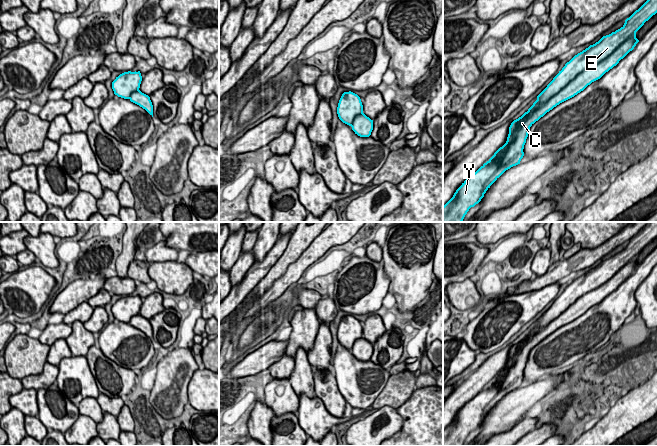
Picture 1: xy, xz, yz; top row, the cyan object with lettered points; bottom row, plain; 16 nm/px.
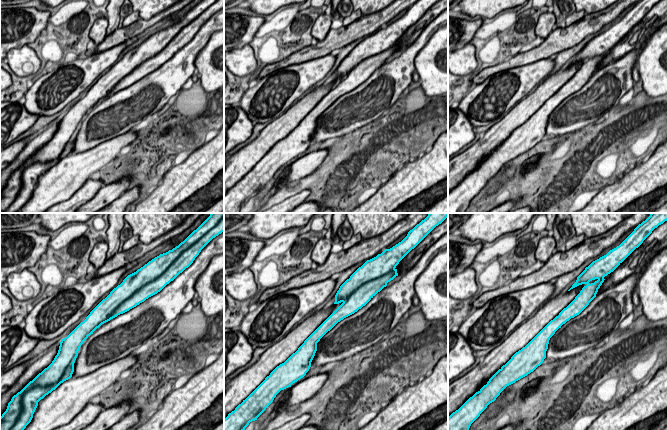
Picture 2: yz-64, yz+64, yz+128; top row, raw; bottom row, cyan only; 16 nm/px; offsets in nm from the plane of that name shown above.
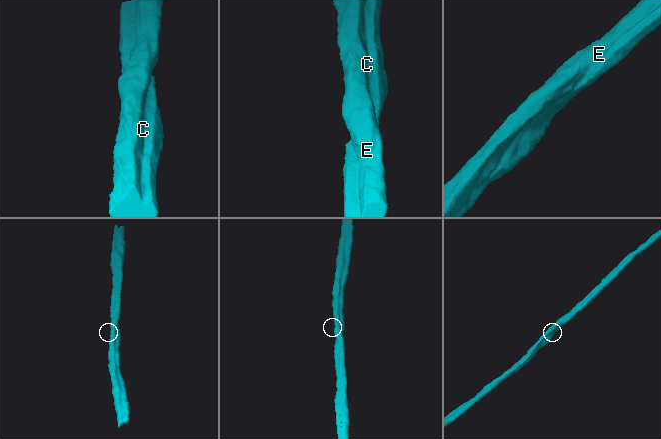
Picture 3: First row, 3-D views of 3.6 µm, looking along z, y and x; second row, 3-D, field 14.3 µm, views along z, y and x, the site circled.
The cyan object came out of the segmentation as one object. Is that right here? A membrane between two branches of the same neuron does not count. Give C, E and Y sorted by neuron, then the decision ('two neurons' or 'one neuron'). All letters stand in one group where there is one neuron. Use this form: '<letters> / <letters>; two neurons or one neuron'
C E / Y; two neurons

